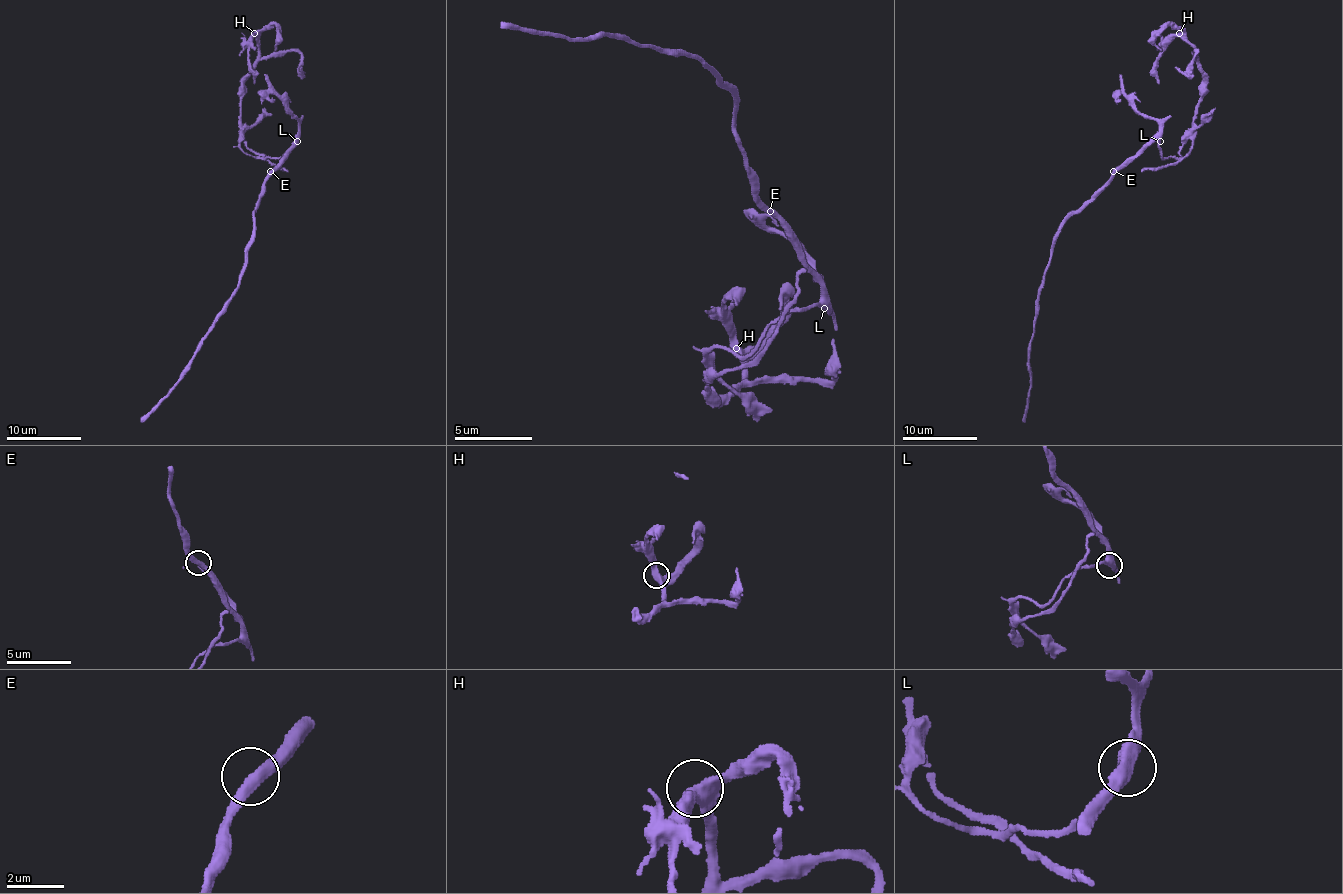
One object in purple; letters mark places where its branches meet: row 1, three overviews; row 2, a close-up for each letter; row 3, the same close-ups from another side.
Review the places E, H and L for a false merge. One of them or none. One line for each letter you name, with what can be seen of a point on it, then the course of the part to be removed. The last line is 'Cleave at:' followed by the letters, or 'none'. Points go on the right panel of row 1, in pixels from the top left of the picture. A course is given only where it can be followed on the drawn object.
H: Place: (1179, 33). Course of the part to remove: (1179, 32), (1194, 49), (1203, 77), (1194, 145), (1179, 162), (1162, 167), (1145, 167), (1141, 171)
Cleave at: H

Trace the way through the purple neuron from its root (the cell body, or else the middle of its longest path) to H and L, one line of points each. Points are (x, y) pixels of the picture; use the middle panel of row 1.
H: (777, 215), (820, 300), (777, 316), (738, 366), (711, 374), (715, 397), (742, 382), (735, 347)
L: (777, 215), (797, 246), (801, 265), (820, 285), (824, 308)

